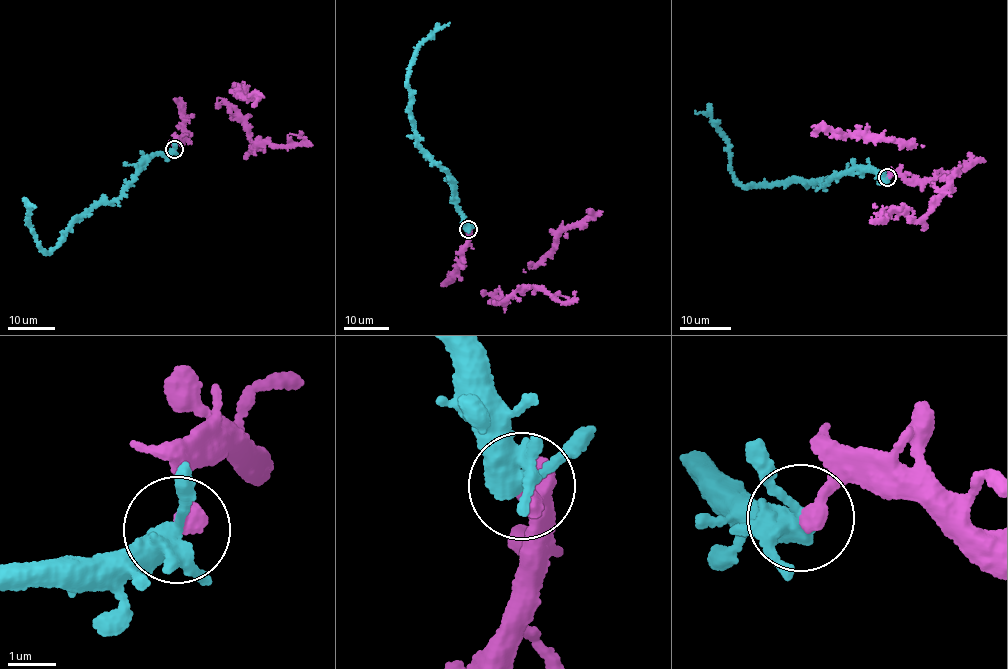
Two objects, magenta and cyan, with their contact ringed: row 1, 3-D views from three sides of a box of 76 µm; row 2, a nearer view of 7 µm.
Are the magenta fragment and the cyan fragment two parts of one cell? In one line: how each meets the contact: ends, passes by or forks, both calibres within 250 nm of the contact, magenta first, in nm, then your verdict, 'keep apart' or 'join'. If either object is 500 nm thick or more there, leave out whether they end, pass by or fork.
magenta ends there; cyan forks there; 360 nm thick on the magenta side, 360 nm on the other; keep apart

